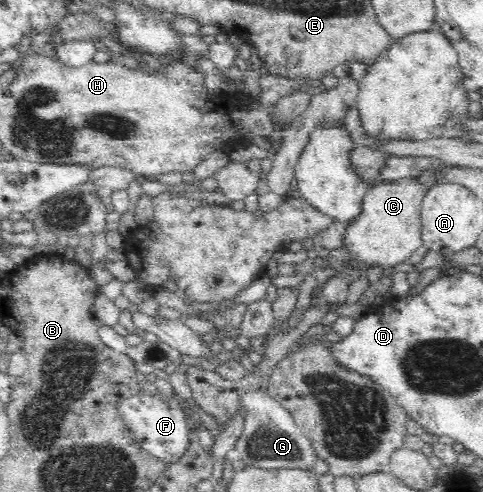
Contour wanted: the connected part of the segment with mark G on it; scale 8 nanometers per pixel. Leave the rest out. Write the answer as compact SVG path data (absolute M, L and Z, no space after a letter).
M250 392L242 398L244 416L244 432L236 442L240 460L248 467L264 470L312 470L316 468L318 453L312 441L296 425L293 416L277 401L264 392Z

